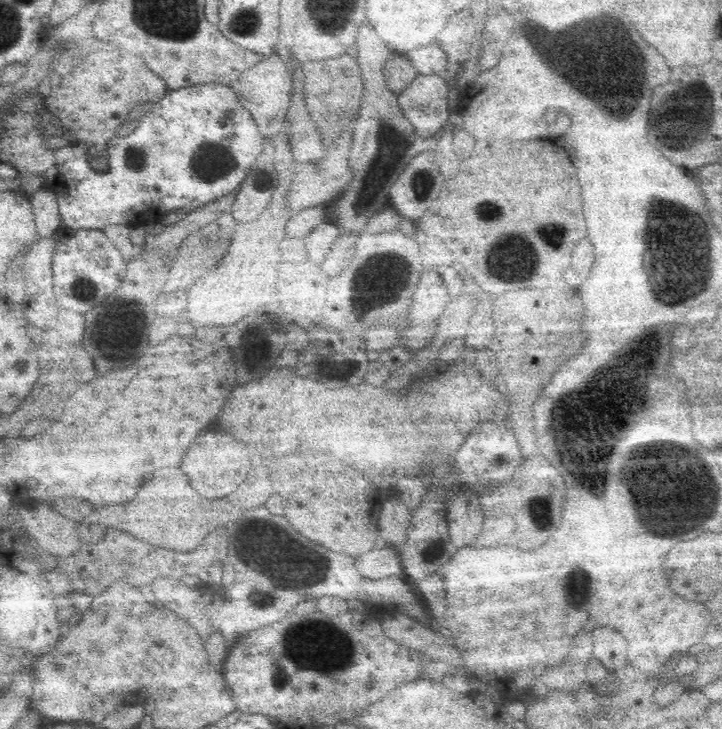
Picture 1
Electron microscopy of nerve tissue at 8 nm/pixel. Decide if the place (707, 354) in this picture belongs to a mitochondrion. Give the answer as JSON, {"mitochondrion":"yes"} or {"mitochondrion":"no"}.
{"mitochondrion":"no"}

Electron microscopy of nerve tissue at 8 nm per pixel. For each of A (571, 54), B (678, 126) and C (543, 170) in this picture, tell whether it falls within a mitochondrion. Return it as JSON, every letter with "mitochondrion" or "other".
{"A":"mitochondrion","B":"mitochondrion","C":"other"}

